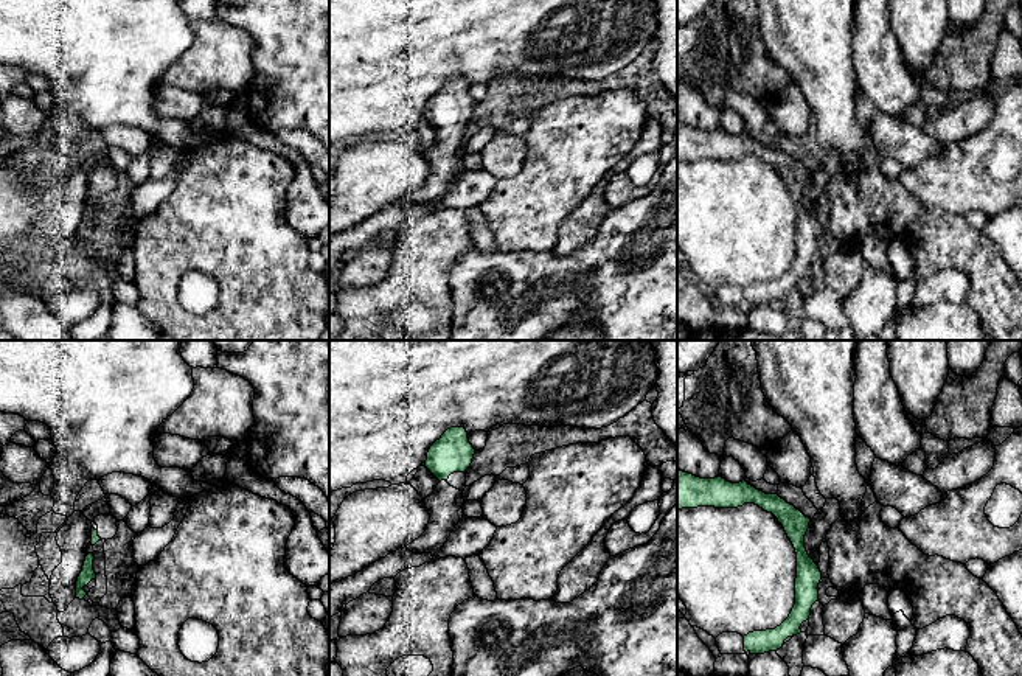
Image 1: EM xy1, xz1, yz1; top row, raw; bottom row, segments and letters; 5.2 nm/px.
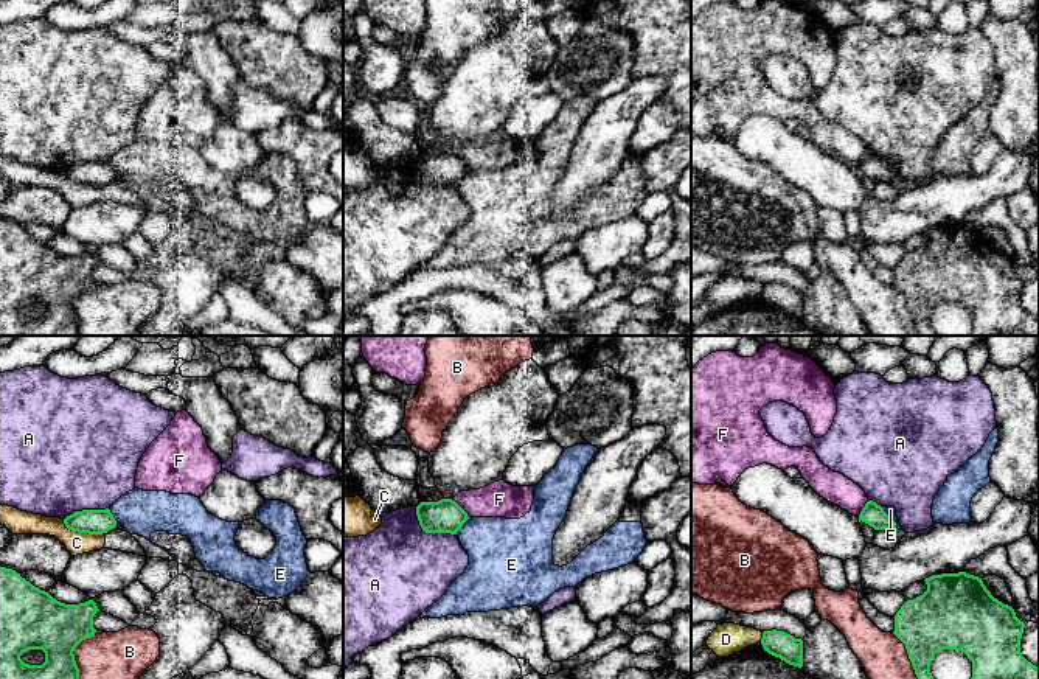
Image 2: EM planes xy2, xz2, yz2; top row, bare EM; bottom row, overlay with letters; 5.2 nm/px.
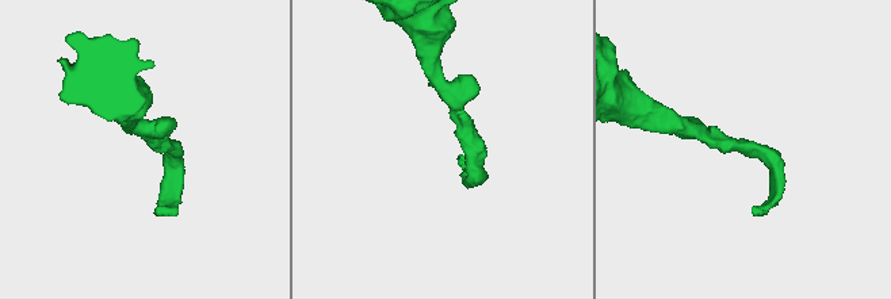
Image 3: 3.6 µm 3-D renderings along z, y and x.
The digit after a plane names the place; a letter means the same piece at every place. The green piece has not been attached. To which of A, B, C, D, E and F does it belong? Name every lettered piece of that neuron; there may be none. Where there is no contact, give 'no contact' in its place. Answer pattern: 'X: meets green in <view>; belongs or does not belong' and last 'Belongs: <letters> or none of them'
A: meets green in xz2; does not belong
B: meets green in xy2; does not belong
C: meets green in xy2; does not belong
D: meets green in yz2; does not belong
E: meets green in yz2; does not belong
F: meets green in xz2; does not belong
Belongs: none of them

